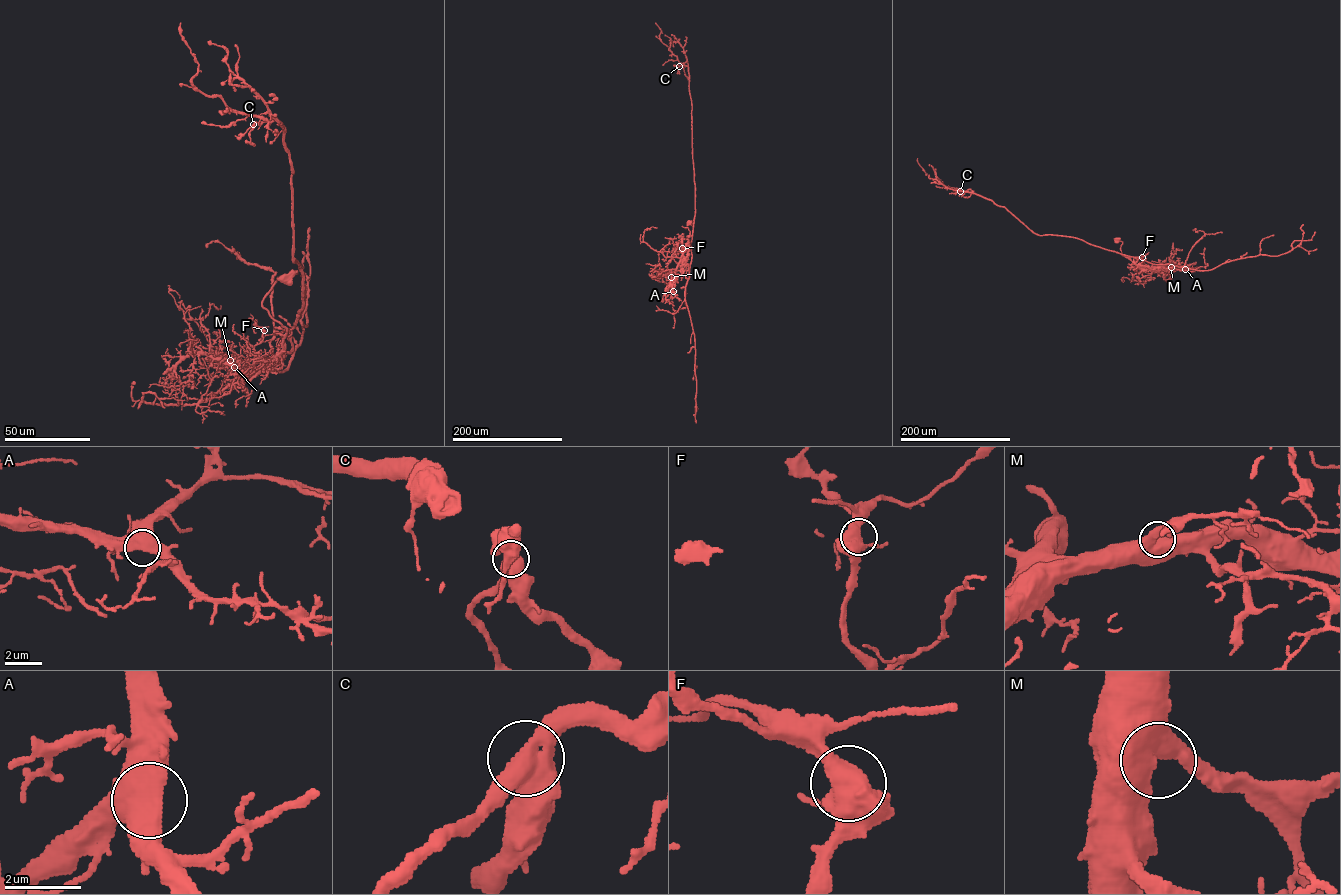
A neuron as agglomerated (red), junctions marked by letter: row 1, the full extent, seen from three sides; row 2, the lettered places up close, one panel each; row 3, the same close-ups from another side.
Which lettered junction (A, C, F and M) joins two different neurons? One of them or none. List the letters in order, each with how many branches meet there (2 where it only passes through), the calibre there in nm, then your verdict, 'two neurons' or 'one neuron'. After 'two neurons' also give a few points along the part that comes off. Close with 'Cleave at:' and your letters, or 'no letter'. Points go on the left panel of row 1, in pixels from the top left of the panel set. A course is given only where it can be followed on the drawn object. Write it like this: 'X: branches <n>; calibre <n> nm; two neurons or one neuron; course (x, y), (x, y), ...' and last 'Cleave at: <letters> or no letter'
A: branches 3; calibre 500 nm; one neuron
C: branches 3; calibre 550 nm; one neuron
F: branches 3; calibre 550 nm; one neuron
M: branches 2; calibre 550 nm; one neuron
Cleave at: no letter

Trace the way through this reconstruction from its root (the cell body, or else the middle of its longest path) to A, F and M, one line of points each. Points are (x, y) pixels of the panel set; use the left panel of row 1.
A: (288, 278), (278, 279), (262, 301), (286, 328), (282, 349), (255, 374), (246, 375), (234, 367)
F: (288, 278), (278, 279), (262, 301), (286, 328), (282, 349), (265, 364), (254, 349), (264, 330)
M: (288, 278), (278, 279), (262, 301), (268, 313), (286, 328), (281, 351), (253, 374), (246, 375), (230, 360)

